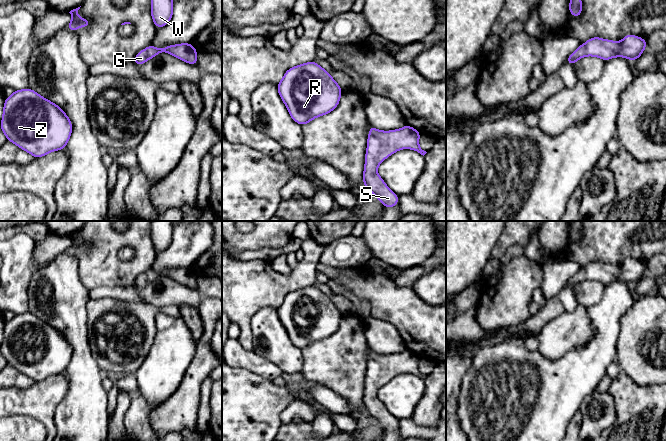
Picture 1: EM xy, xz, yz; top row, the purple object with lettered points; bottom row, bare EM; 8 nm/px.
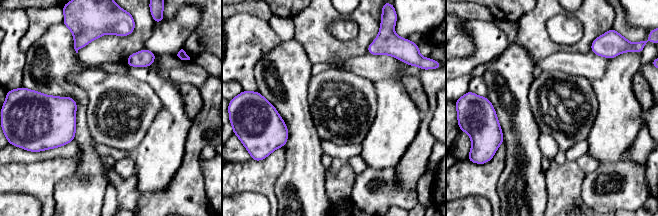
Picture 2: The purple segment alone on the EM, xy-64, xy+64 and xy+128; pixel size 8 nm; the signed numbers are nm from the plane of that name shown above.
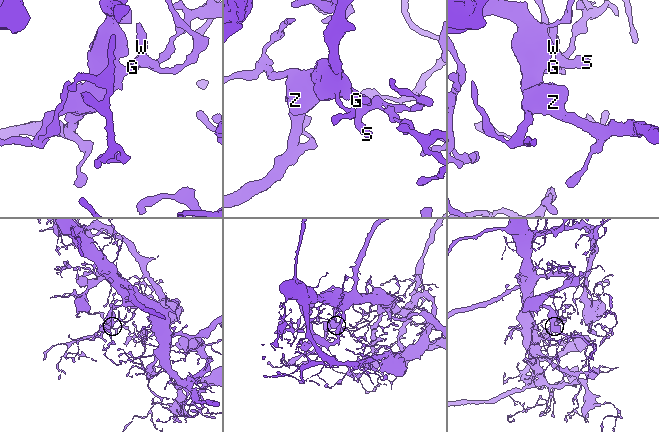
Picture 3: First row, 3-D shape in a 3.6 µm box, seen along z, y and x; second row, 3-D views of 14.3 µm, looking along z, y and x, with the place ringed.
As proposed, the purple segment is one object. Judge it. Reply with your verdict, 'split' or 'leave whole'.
leave whole

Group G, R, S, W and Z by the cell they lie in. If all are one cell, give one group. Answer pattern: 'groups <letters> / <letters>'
groups G R S W Z

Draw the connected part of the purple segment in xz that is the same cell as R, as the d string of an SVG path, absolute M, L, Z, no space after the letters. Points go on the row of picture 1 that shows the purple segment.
M314 61L288 69L277 90L291 118L302 126L334 110L342 93L331 75Z

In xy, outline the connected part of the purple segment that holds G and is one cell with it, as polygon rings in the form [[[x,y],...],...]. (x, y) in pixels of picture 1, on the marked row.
[[[183,43],[166,46],[164,48],[153,47],[152,45],[141,50],[133,61],[135,65],[142,65],[147,60],[155,57],[158,53],[170,53],[171,55],[177,57],[178,59],[197,66],[197,50],[193,47],[191,43]]]

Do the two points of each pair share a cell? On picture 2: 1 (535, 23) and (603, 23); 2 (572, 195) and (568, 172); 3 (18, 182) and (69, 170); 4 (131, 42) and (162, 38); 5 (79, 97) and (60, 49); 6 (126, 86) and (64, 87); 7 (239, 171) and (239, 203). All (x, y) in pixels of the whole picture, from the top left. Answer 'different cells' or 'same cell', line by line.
1: same cell
2: same cell
3: same cell
4: different cells
5: same cell
6: different cells
7: different cells

